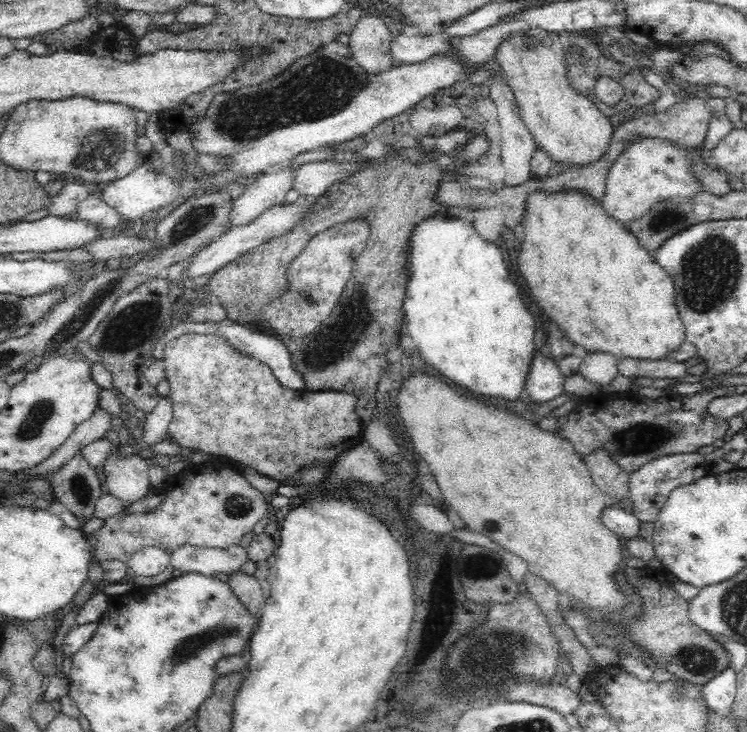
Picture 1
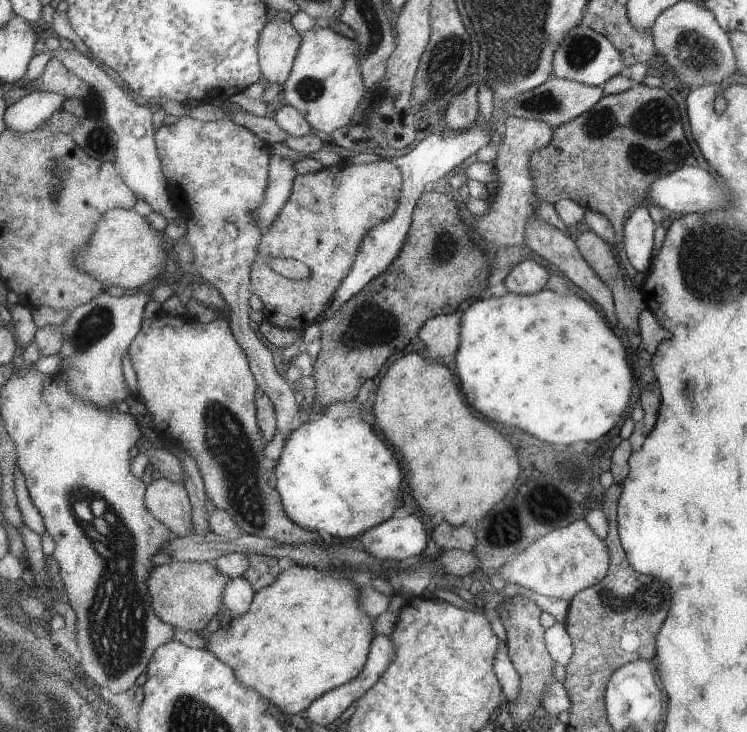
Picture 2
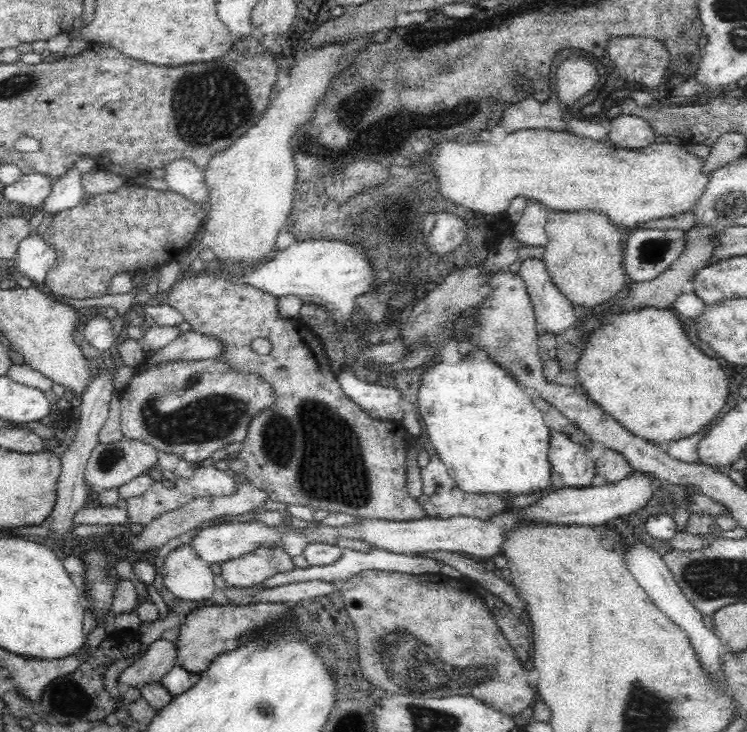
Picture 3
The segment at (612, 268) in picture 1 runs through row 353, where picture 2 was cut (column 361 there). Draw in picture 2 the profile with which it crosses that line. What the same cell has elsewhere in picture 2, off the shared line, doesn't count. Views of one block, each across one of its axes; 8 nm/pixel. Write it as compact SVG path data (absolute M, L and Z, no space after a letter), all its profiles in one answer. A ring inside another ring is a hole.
M291 565L286 570L280 572L269 586L265 586L265 588L254 592L251 604L249 604L249 608L245 612L241 612L239 616L232 616L228 624L219 626L215 632L201 631L199 634L205 640L203 649L209 650L211 654L214 654L215 658L219 659L219 662L226 663L227 666L230 666L231 670L234 670L235 680L241 686L251 688L257 694L261 694L267 702L274 704L281 713L292 716L293 714L303 712L311 702L315 701L315 698L318 698L328 690L353 680L363 669L363 664L365 664L370 650L371 640L375 634L373 632L373 619L369 618L365 612L361 612L357 606L357 588L359 585L360 581L351 581L349 578L345 578L345 576L331 576L329 572L316 569L312 566Z

